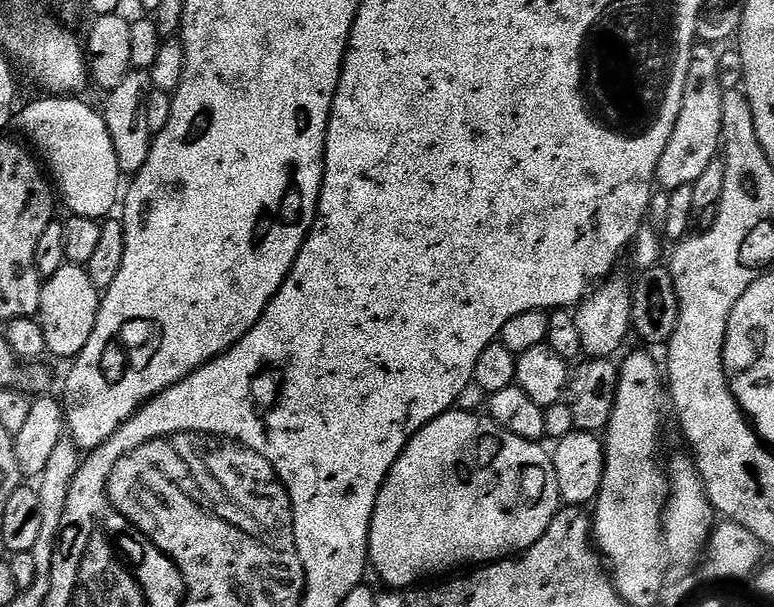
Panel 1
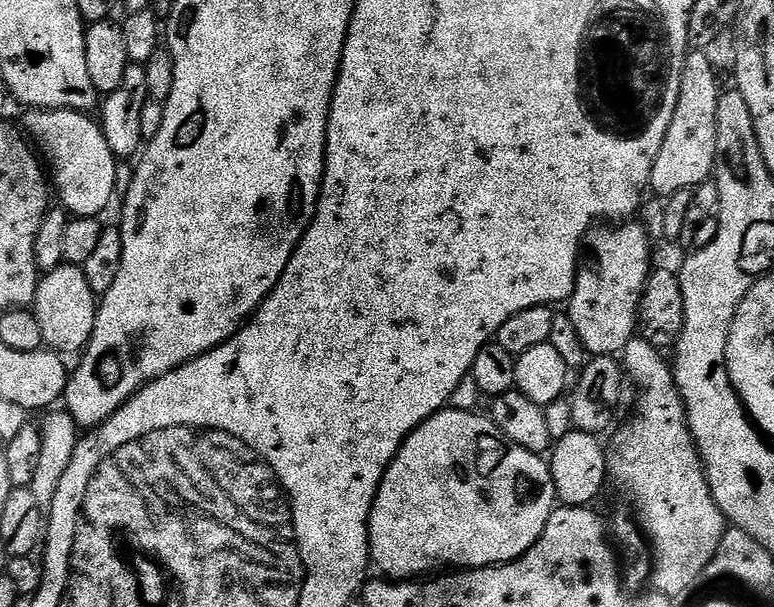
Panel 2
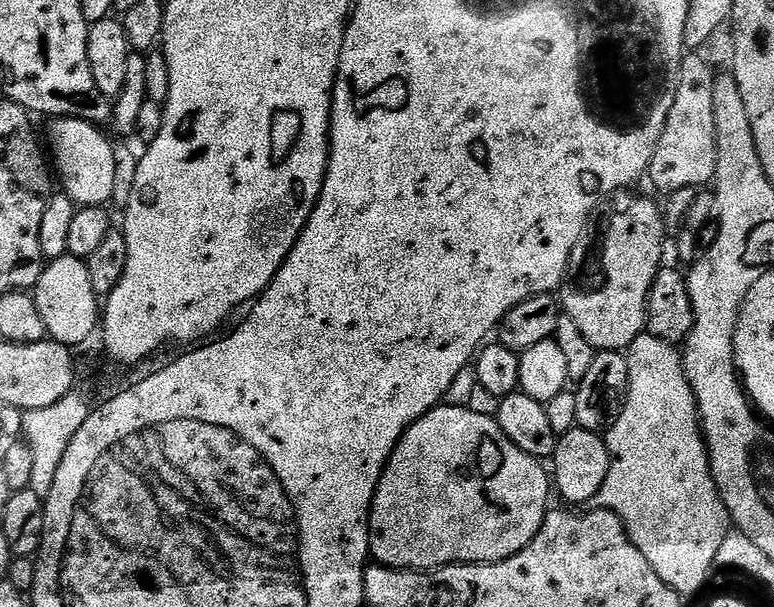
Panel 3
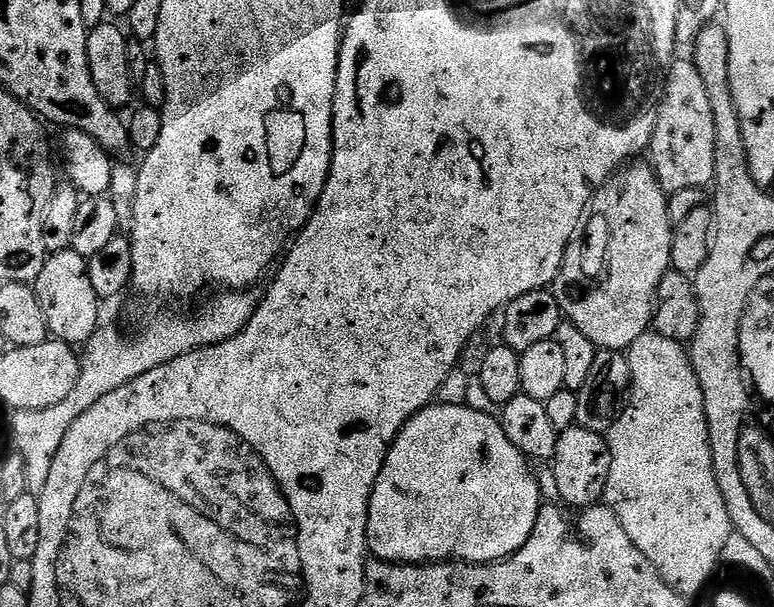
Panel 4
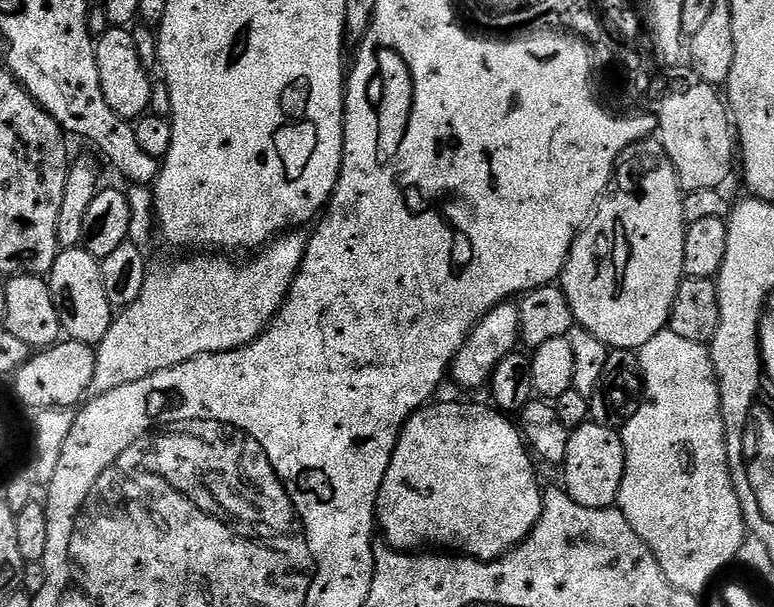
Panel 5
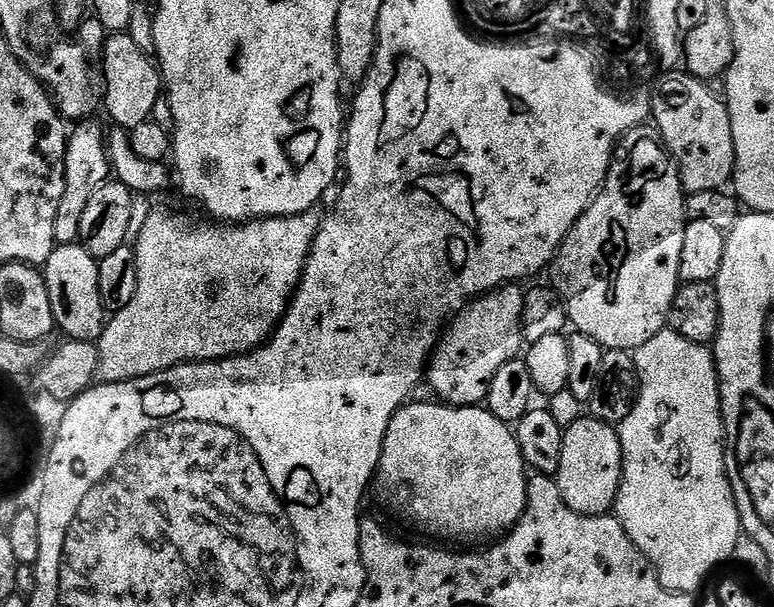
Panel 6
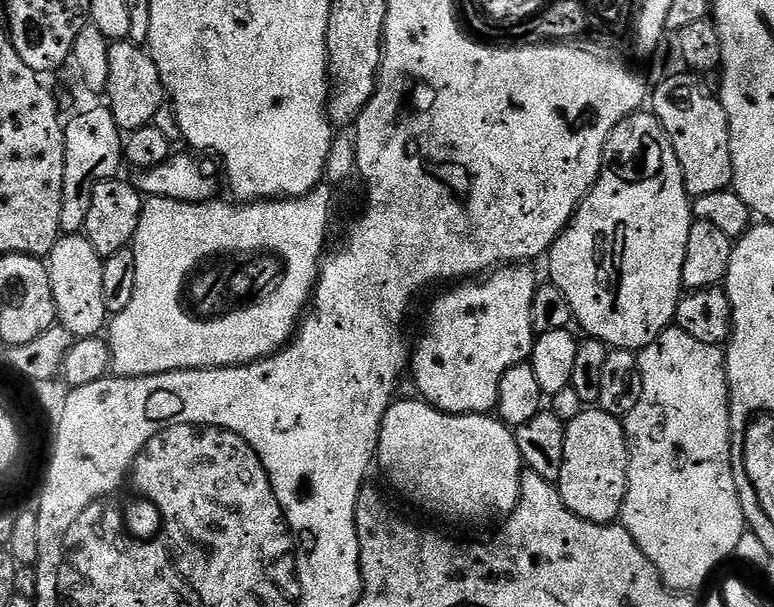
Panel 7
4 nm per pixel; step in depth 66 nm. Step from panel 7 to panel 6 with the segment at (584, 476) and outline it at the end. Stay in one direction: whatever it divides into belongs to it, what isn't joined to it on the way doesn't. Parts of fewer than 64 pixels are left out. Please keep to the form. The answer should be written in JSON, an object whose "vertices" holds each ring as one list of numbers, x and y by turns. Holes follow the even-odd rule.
{"vertices":[[581,418,564,429,562,462,554,477,570,510,587,516,606,516,615,509,620,480,624,477,624,455,619,431,600,420]]}

